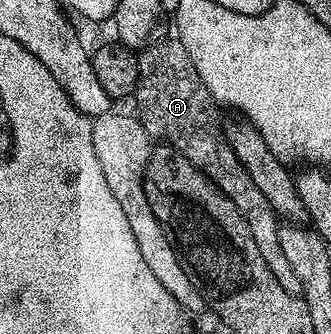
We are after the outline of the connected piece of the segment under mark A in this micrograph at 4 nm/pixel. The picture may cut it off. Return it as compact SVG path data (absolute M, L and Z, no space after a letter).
M176 37L161 38L153 45L142 50L137 58L139 79L135 90L137 97L136 116L150 138L178 149L200 173L209 176L221 194L231 199L235 207L247 219L247 227L251 227L251 235L255 235L255 244L263 251L263 259L267 259L267 267L271 267L271 275L279 279L283 291L300 294L299 275L287 263L283 251L279 247L279 218L269 205L269 200L255 187L251 175L235 159L235 151L225 138L223 117L220 117L219 106L207 91L203 79L199 79L199 71L195 71L195 63L187 55L183 43Z

